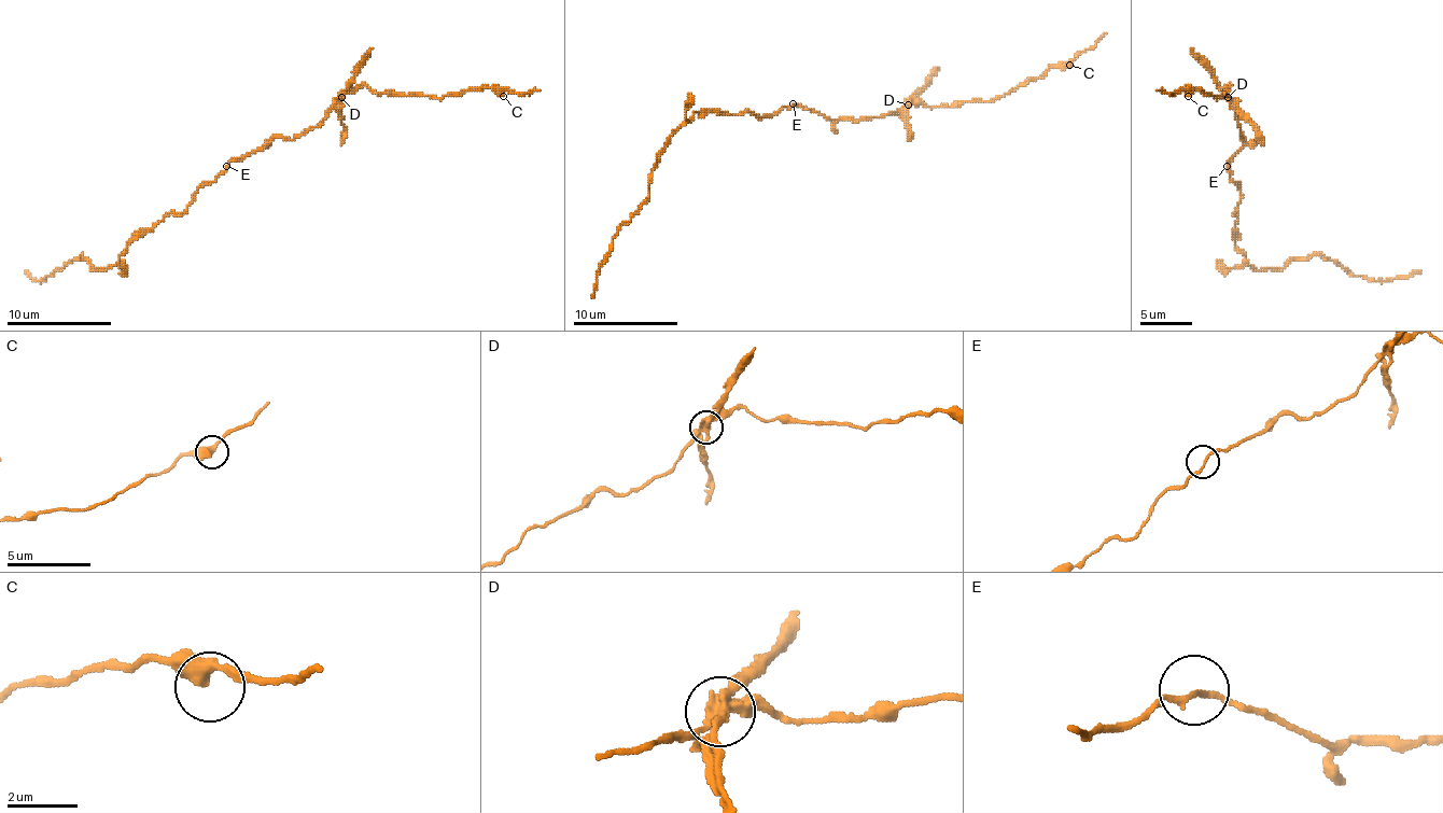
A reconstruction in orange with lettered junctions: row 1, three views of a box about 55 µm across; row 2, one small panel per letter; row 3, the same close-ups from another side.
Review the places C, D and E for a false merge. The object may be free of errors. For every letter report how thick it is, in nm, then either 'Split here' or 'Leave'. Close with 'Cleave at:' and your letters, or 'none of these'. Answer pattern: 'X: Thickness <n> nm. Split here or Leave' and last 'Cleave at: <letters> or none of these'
C: Thickness 400 nm. Leave
D: Thickness 360 nm. Split here
E: Thickness 150 nm. Leave
Cleave at: D

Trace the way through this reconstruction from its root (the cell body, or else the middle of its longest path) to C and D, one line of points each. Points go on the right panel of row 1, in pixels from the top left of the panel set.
C: (1230, 166), (1243, 148), (1235, 103), (1227, 93), (1230, 85), (1230, 93), (1219, 98), (1190, 87), (1188, 96)
D: (1230, 166), (1230, 160), (1243, 148), (1243, 135), (1235, 116), (1235, 103), (1227, 98)

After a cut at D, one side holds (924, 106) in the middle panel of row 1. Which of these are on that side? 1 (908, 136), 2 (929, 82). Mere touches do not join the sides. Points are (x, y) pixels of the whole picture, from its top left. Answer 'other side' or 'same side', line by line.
1: other side
2: other side

